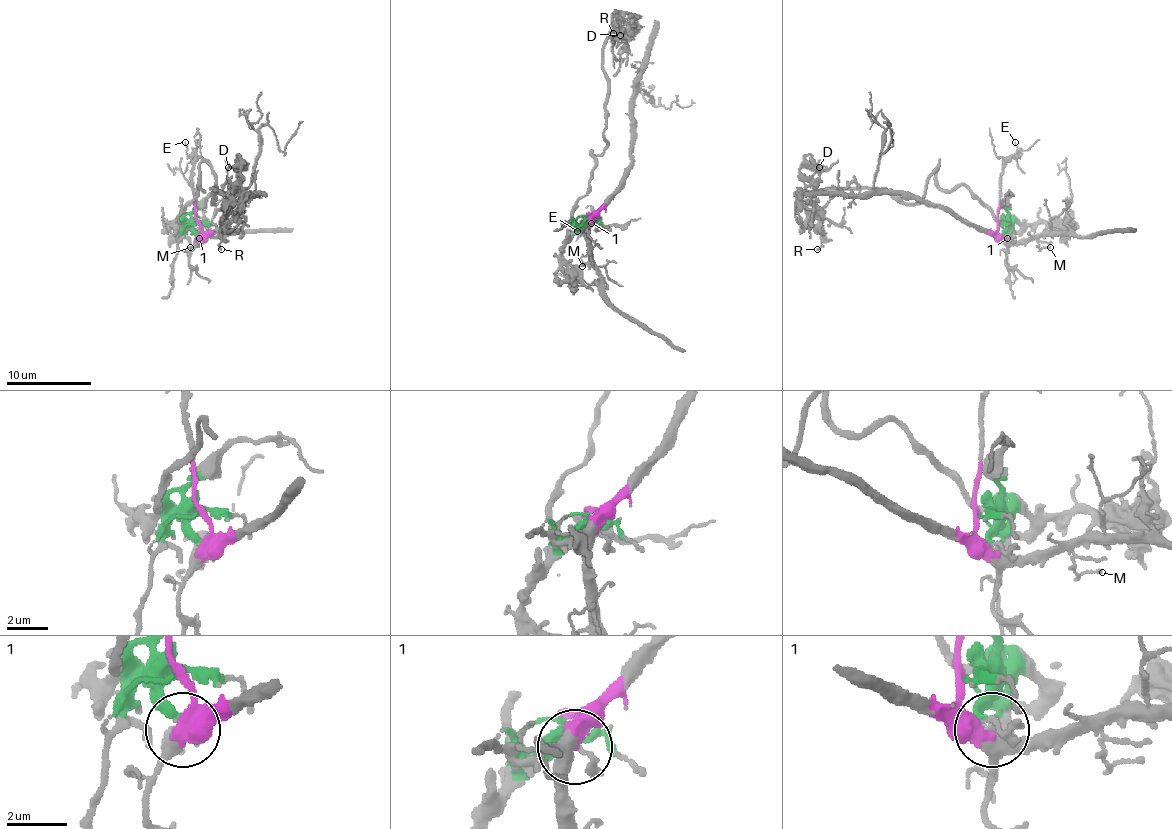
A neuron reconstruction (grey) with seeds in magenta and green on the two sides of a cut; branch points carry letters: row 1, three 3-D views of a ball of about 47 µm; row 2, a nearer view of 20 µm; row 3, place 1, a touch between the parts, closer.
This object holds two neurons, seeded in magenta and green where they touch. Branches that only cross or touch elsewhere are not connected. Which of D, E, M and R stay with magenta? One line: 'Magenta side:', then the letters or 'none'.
Magenta side: E, M

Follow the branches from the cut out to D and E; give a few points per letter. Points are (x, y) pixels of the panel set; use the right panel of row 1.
D: (998, 224), (964, 186), (937, 183), (939, 162), (916, 202), (795, 198), (814, 196), (818, 166)
E: (998, 224), (1000, 173), (1017, 154), (1015, 141)

